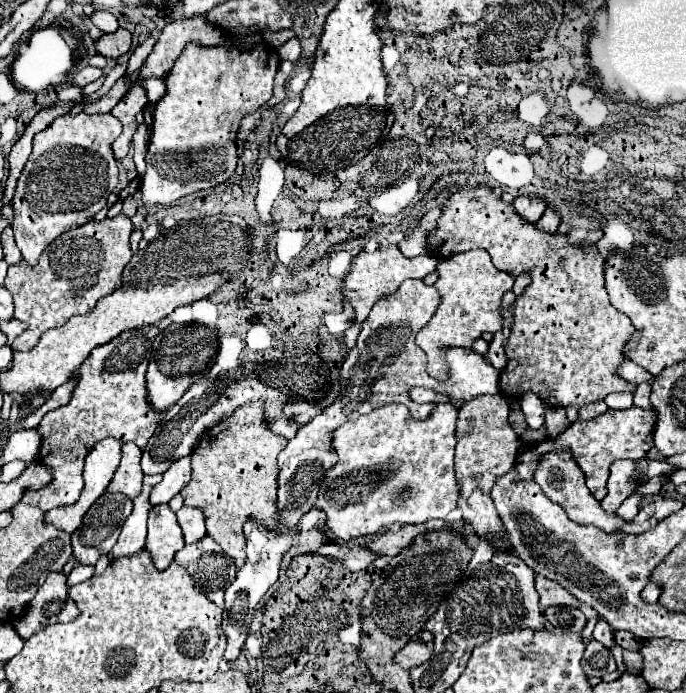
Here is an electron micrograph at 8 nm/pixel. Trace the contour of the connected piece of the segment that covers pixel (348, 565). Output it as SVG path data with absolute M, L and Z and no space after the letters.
M355 545L355 547L351 547L351 549L345 553L345 557L341 557L339 561L341 561L341 565L343 565L345 569L349 569L349 571L361 571L361 569L365 569L367 565L371 565L373 559L375 559L375 555L369 553L367 548Z

